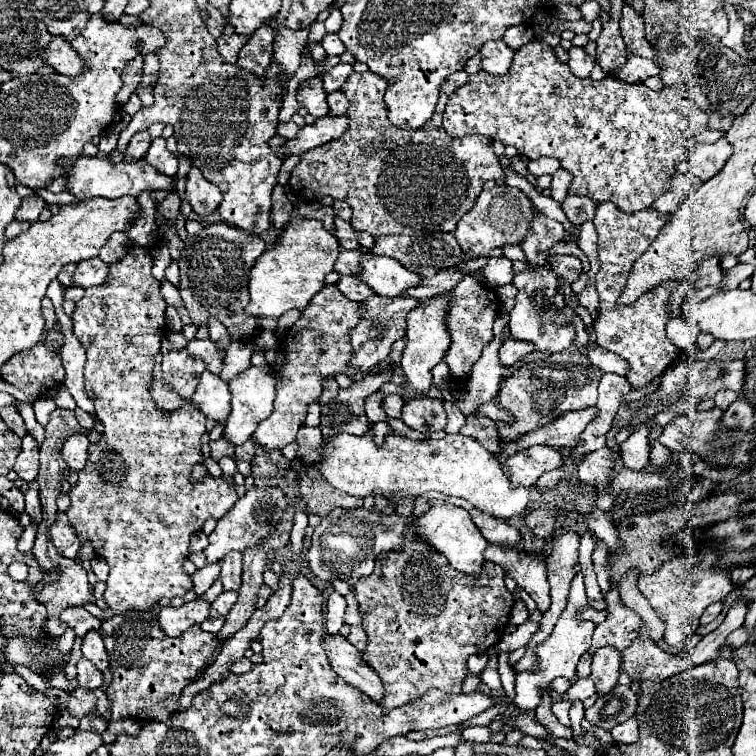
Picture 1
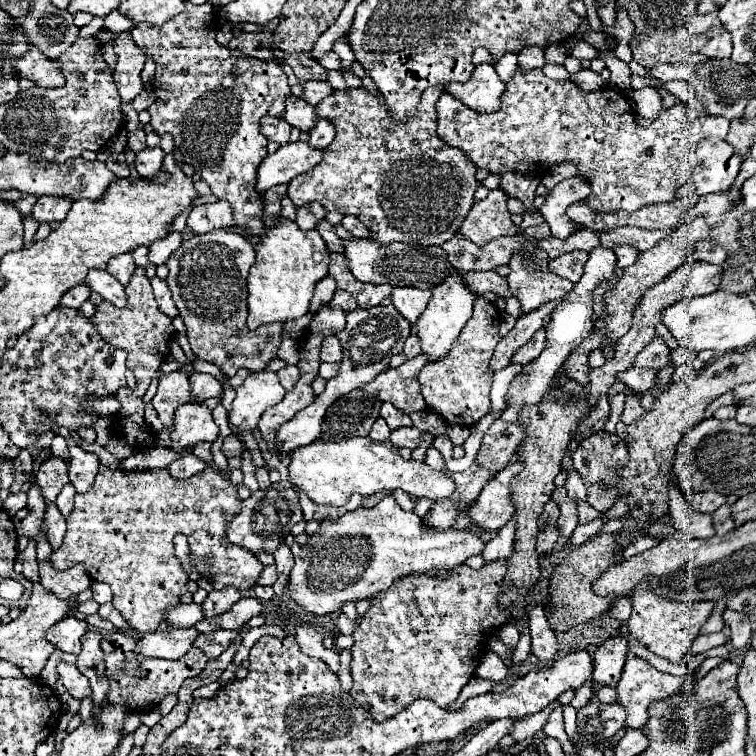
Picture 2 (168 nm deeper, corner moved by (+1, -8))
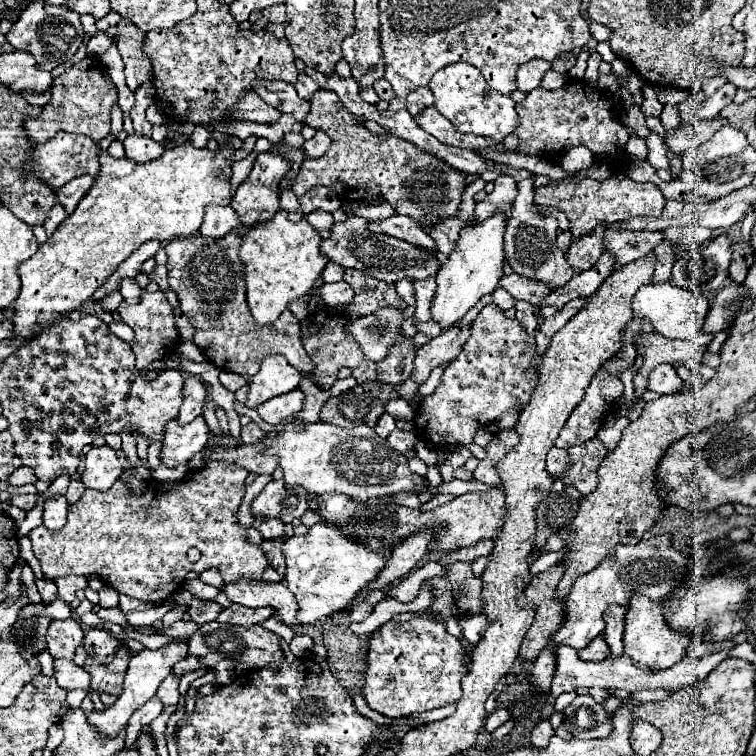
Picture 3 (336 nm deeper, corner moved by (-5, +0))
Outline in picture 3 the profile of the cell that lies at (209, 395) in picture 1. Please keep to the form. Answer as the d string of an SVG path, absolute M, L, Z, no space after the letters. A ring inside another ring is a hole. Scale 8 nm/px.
M196 417L196 421L188 425L178 425L176 419L168 421L168 425L164 425L160 461L166 467L176 467L176 463L188 463L198 451L206 449L206 443L210 439L208 433L210 429L202 417Z

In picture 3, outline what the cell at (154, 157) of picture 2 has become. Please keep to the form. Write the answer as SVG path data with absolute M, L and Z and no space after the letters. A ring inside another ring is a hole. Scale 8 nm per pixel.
M128 135L124 141L124 149L126 149L126 157L136 161L136 163L146 163L152 161L156 157L160 157L164 153L164 147L156 141L152 141L150 137L144 135Z

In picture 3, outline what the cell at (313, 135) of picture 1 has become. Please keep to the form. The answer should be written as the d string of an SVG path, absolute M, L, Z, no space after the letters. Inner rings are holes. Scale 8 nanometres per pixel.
M260 153L254 161L252 173L246 177L246 181L236 189L234 197L232 197L232 209L240 215L240 221L244 227L254 227L262 221L270 221L274 217L274 213L278 211L278 203L280 203L280 195L278 195L278 185L282 181L282 177L288 173L290 163L284 161L278 153Z

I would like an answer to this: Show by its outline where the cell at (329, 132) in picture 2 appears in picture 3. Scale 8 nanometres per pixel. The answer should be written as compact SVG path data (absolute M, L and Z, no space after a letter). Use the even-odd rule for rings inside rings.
M316 131L316 137L310 139L310 141L306 141L304 147L302 147L304 149L304 157L306 159L318 159L318 157L322 157L328 151L328 145L330 145L328 135Z

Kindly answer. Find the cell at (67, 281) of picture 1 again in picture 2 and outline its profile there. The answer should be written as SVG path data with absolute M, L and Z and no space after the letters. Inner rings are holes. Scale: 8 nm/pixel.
M80 283L80 285L72 287L70 291L66 291L66 295L62 295L60 305L78 309L78 307L80 307L80 305L82 305L82 303L88 299L88 295L90 295L90 287L88 287L86 283Z

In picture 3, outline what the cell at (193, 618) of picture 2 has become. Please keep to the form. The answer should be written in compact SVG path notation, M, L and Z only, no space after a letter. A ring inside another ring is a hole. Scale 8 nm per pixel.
M120 595L120 609L126 615L130 625L140 627L140 625L154 625L154 621L160 621L168 613L168 609L172 609L172 605L168 603L154 605L154 603L144 603L144 601Z

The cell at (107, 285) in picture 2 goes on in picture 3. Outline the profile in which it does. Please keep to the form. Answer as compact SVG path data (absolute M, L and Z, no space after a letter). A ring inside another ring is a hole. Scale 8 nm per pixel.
M122 279L120 281L120 293L122 293L126 303L138 303L142 287L134 279Z

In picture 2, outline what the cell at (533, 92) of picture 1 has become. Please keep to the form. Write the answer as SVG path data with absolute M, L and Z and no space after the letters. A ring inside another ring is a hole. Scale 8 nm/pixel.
M518 67L502 93L500 109L494 113L478 113L450 93L440 97L436 113L438 135L450 147L462 149L478 167L486 167L492 173L520 171L542 175L542 171L550 171L550 167L558 163L574 163L578 177L590 183L592 193L590 197L582 199L582 203L586 203L592 211L636 211L638 207L650 203L674 201L676 191L689 182L693 183L699 198L708 193L722 193L738 175L738 165L742 161L726 141L720 141L728 133L728 121L724 117L702 115L688 119L684 101L678 101L674 107L662 109L660 117L648 121L636 113L628 97L618 93L616 87L606 85L598 91L582 91L572 81L556 81L546 77L542 69Z

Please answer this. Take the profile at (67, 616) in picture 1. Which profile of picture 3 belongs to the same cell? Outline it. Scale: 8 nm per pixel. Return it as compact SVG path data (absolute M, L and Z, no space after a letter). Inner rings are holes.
M64 619L64 621L52 621L46 641L48 651L54 659L72 659L78 645L82 645L84 631L76 619Z

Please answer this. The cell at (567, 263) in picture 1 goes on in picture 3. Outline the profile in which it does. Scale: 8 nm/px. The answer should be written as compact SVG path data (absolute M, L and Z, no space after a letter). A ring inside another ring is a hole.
M602 223L592 233L576 239L570 245L566 259L568 259L568 265L574 269L574 273L592 269L596 265L596 261L604 253L604 231L606 231L606 225Z

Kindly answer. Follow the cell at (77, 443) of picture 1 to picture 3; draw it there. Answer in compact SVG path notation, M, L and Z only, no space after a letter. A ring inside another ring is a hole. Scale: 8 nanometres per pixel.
M92 447L84 459L86 469L82 473L82 483L90 489L108 491L116 479L122 475L122 465L116 457L116 451L110 447Z

